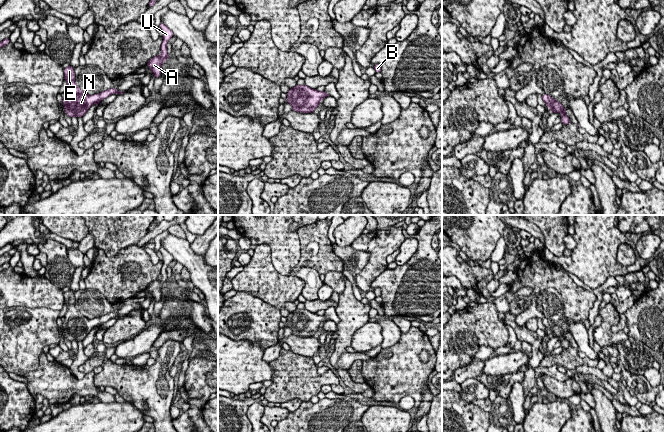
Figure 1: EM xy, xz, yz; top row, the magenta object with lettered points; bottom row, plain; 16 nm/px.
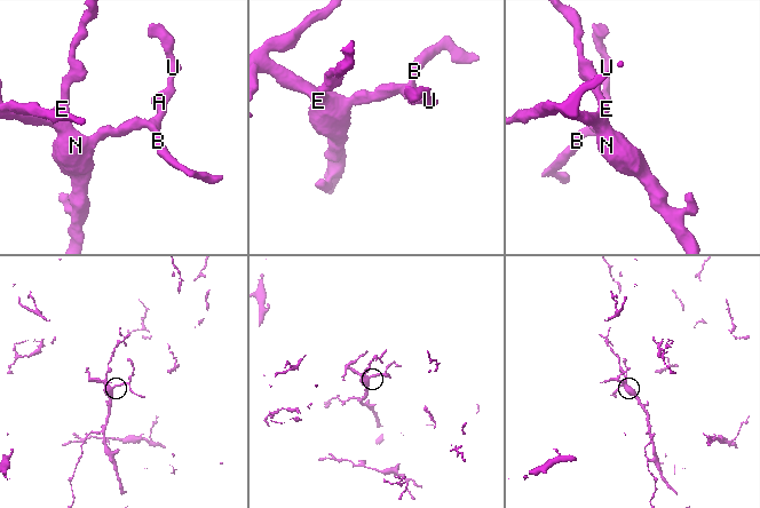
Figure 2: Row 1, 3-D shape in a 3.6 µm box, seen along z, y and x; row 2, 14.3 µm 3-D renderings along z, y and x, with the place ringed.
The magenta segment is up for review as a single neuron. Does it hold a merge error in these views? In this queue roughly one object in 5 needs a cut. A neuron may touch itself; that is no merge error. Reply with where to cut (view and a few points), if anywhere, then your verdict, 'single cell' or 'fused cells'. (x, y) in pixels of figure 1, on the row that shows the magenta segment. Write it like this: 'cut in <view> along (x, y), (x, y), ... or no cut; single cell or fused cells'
no cut; single cell

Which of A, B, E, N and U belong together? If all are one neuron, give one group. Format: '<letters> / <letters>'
A B E N U

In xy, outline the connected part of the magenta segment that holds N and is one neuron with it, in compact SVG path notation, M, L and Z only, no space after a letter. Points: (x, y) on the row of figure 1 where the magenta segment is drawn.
M69 65L64 68L64 75L64 80L67 81L67 88L62 102L65 113L70 118L73 116L77 118L83 117L93 104L98 106L102 99L107 98L111 94L121 95L124 93L124 91L120 92L115 88L111 88L98 94L88 95L76 85L75 72L72 66Z

